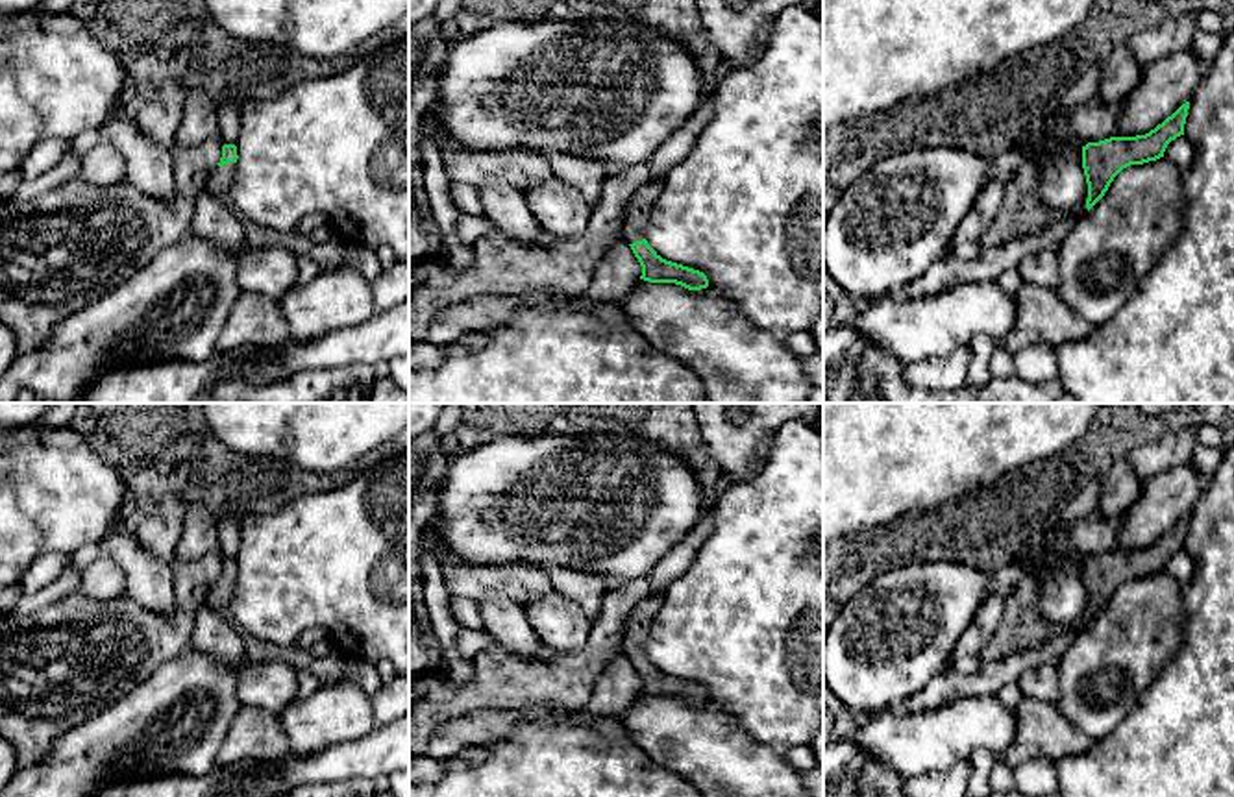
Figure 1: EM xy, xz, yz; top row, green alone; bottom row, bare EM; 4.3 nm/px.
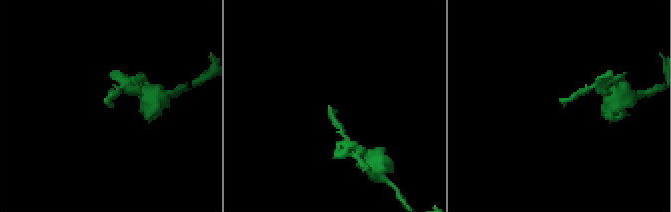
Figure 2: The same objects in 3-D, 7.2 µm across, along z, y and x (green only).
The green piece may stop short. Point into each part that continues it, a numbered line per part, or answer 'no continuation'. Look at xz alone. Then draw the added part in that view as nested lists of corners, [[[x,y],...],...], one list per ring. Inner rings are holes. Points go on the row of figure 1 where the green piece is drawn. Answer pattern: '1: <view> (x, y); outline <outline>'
1: xz (641, 204); outline [[[664,176],[651,178],[651,181],[646,187],[640,187],[631,196],[627,203],[625,224],[623,224],[623,239],[629,244],[646,239],[649,215],[651,215],[653,203],[660,194],[662,183],[664,183]]]

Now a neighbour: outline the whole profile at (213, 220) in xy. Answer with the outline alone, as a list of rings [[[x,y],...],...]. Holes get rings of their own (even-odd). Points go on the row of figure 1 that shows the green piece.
[[[205,189],[194,203],[191,235],[239,251],[246,246],[246,231],[239,213],[213,198]]]

